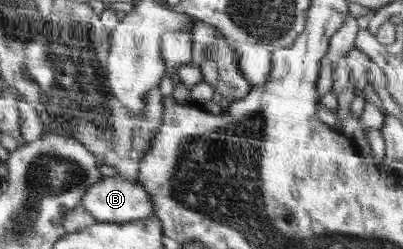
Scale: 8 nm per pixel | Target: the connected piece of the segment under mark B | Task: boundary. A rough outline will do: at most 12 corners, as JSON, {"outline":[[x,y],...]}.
{"outline":[[104,176],[80,206],[97,222],[155,217],[136,181]]}

